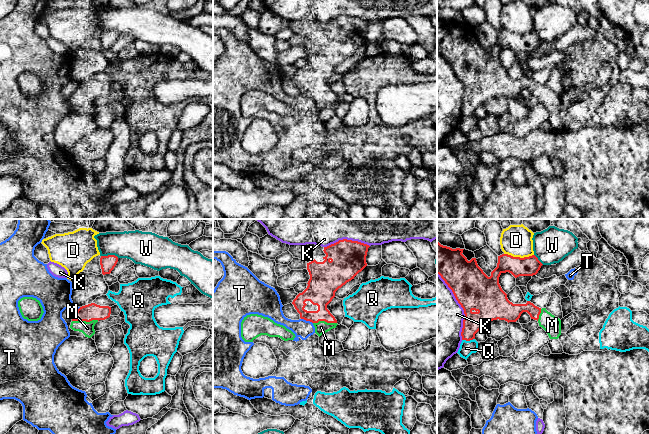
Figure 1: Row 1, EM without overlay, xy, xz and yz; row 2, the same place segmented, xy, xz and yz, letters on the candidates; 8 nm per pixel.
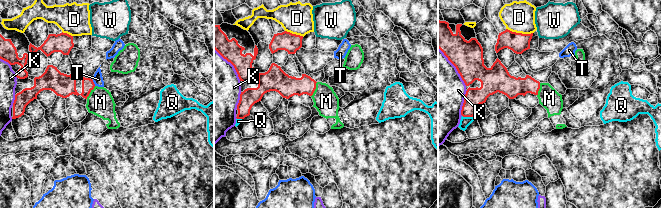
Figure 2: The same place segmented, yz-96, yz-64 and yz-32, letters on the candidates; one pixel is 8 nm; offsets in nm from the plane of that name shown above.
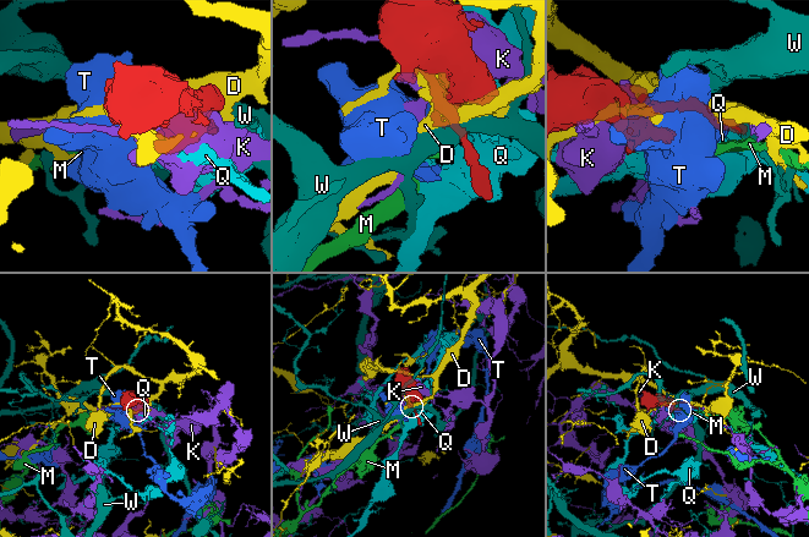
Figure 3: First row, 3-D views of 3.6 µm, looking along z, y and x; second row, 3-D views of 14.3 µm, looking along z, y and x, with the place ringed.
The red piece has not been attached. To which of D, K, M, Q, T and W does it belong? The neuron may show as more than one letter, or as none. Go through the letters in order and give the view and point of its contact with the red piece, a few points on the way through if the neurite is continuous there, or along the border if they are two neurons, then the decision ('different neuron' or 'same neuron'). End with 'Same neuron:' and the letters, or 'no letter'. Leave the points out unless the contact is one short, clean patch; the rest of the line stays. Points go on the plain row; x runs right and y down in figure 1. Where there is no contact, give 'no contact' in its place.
D: yz (519, 33) | different neuron
K: yz (461, 82) | different neuron
M: xy (85, 96) | same neuron
Q: yz (468, 116) | different neuron
T: xz (307, 96) | different neuron
W: xy (110, 31) | along xy (101, 31), (116, 31), (118, 33) | different neuron
Same neuron: M

